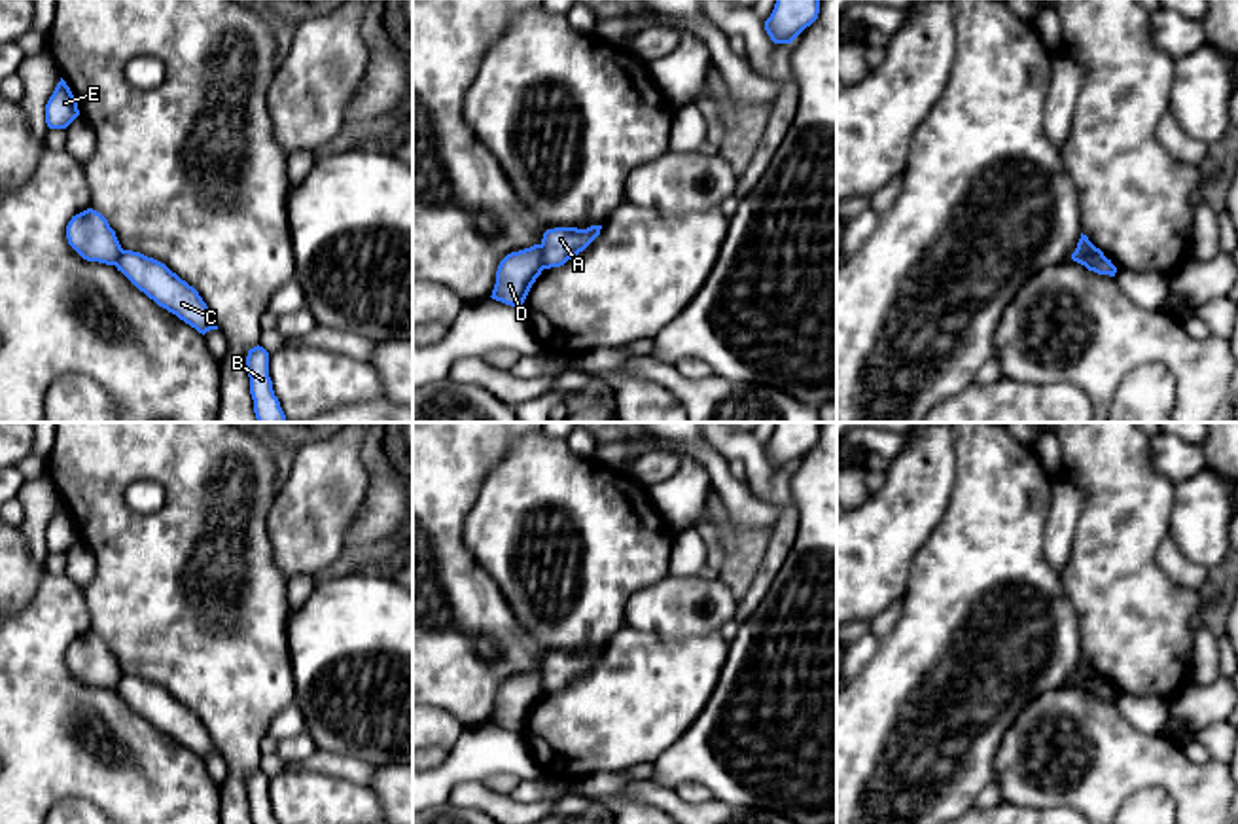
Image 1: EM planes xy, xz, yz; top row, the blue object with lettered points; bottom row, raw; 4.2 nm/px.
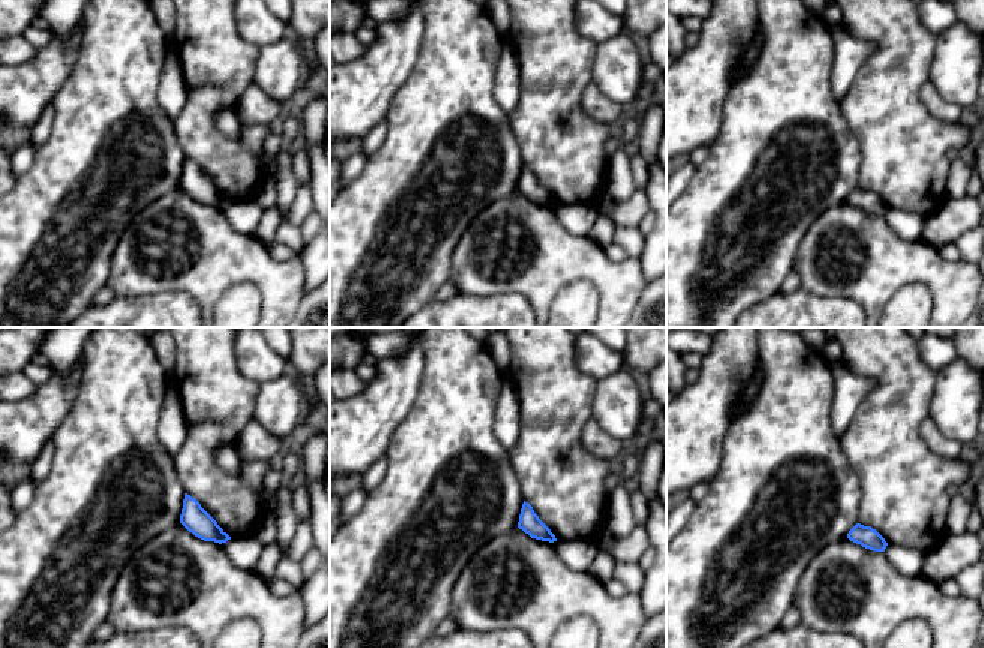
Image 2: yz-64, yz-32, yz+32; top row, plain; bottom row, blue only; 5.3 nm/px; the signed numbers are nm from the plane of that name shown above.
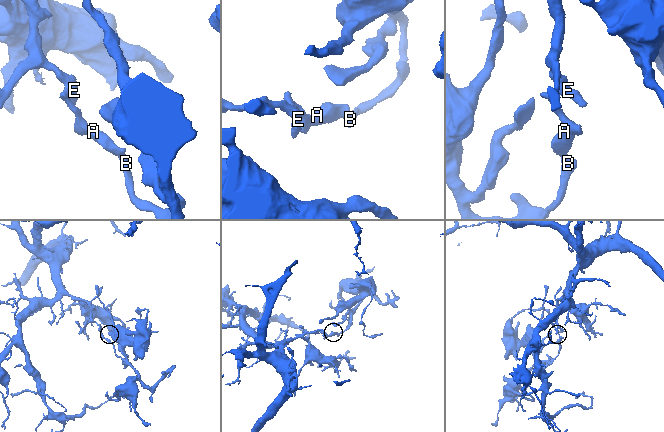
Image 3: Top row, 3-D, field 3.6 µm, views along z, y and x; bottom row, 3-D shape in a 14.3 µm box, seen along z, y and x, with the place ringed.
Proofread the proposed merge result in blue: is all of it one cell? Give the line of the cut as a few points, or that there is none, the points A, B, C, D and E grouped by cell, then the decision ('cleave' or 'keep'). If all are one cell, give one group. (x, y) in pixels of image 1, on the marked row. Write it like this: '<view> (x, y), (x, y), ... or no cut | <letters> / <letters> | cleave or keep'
yz (1076, 250), (1087, 256), (1102, 256) | A B C / D E | cleave

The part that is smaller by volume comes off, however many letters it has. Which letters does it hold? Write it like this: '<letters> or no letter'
A, B, C

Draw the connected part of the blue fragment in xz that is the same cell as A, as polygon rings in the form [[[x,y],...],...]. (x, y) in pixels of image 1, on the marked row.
[[[602,225],[587,229],[555,227],[547,229],[541,239],[543,269],[560,267],[579,252],[583,252],[598,235]]]

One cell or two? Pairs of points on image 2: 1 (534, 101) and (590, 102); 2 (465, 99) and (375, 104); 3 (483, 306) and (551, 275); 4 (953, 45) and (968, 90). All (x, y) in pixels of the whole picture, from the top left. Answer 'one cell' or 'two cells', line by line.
1: two cells
2: two cells
3: two cells
4: one cell

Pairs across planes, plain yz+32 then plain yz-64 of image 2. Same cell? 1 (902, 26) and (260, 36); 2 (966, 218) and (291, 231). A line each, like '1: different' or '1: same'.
1: different
2: different

